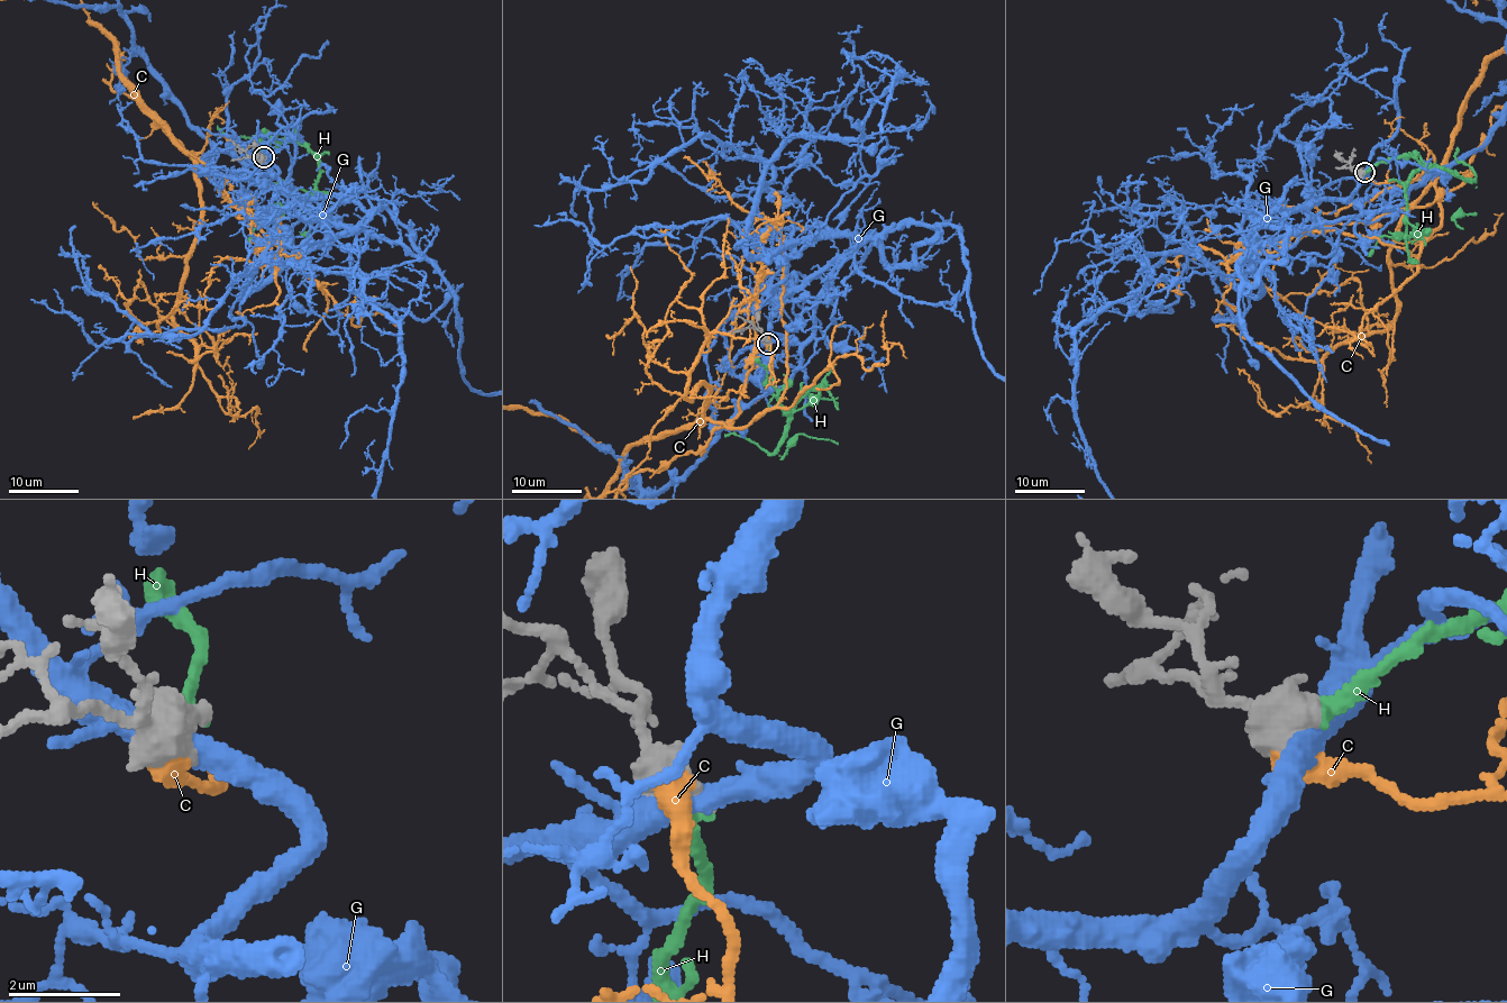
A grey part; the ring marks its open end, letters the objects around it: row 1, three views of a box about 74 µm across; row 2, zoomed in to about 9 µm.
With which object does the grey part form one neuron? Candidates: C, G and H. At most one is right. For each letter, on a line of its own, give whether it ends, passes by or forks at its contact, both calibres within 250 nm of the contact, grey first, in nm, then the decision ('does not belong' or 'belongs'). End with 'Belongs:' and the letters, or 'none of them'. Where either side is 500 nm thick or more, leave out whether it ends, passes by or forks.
C: it ends | 460/480 nm | does not belong
G: 800/400 nm | does not belong
H: 650/320 nm | belongs
Belongs: H

